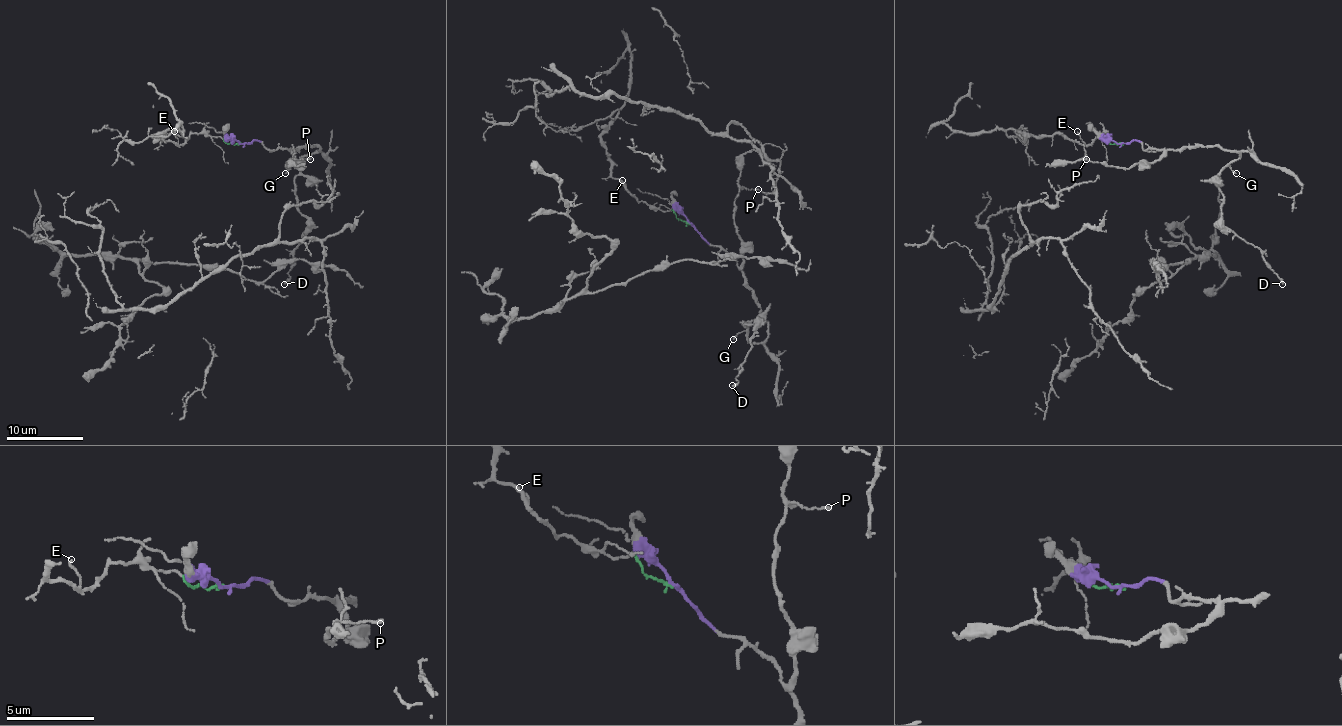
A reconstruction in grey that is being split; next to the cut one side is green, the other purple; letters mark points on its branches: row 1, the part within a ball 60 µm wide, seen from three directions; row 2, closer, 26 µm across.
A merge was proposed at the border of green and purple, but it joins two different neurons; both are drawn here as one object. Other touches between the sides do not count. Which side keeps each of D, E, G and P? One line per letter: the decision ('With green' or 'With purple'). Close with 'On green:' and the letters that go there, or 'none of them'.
D: With purple
E: With green
G: With purple
P: With purple
On green: E

